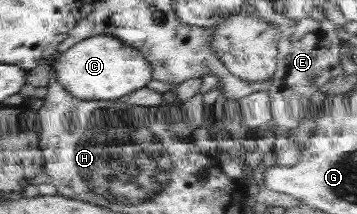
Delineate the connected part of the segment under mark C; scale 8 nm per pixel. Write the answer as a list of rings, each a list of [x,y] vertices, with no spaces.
[[[105,35],[92,36],[74,44],[59,57],[54,57],[50,65],[57,83],[80,101],[118,100],[145,88],[152,79],[150,62],[141,52]]]

